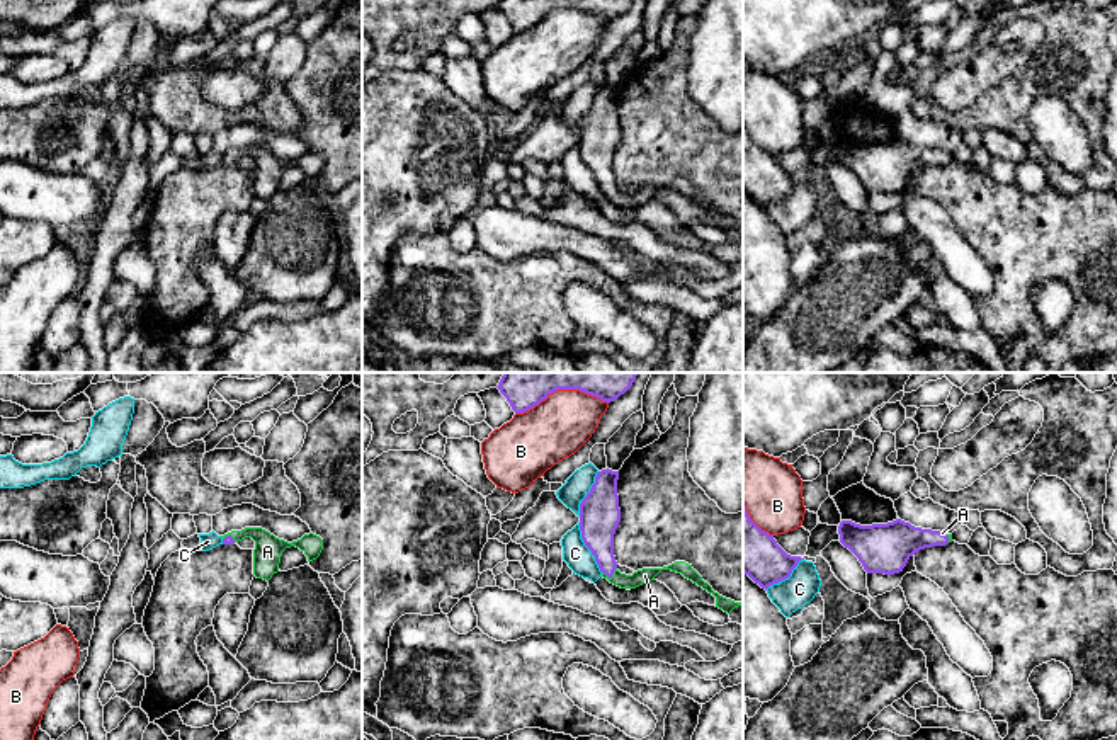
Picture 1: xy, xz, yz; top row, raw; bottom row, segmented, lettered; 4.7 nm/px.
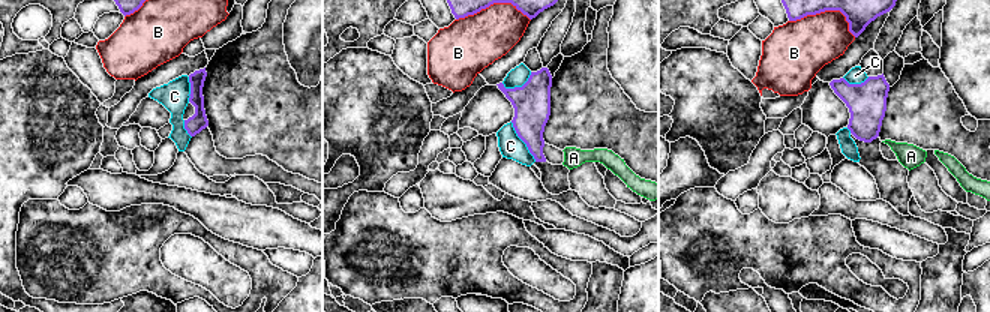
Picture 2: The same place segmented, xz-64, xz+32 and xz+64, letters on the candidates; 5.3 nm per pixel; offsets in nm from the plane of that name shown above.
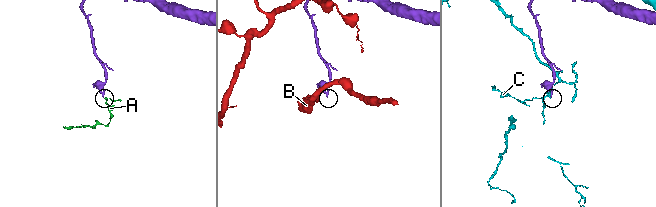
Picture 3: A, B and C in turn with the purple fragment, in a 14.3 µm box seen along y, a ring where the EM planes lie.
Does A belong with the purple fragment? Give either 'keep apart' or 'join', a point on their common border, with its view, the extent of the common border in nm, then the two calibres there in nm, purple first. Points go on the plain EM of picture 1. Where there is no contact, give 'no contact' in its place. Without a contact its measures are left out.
join; contact xz (611, 194); length 80 nm; calibres 170 and 70 nm

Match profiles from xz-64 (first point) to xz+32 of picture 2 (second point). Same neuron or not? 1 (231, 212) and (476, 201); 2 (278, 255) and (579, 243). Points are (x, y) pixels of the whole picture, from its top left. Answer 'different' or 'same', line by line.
1: same
2: same

